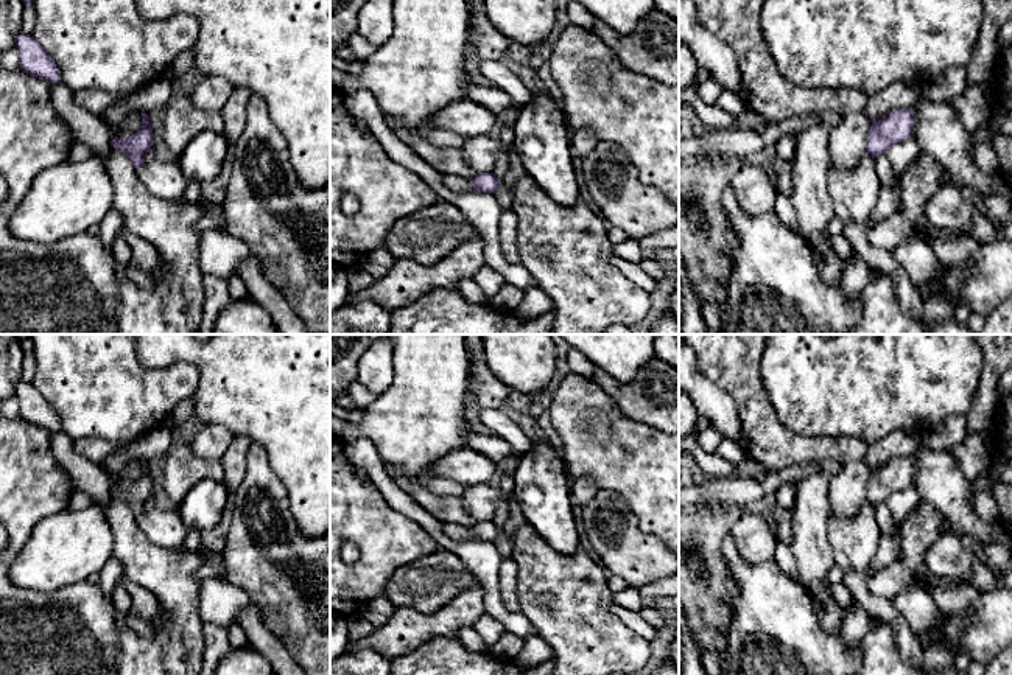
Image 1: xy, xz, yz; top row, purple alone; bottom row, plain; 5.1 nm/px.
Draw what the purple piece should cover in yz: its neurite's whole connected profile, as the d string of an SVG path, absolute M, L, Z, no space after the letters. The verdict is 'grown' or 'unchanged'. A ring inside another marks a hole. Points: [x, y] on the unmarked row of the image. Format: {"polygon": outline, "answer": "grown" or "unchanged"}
{"polygon": "M912 456L894 457L881 467L872 467L872 474L866 490L866 502L872 507L886 502L892 493L912 485L912 474Z", "answer": "unchanged"}

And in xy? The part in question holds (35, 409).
{"polygon": "M22 379L16 386L16 397L23 421L44 428L48 432L62 432L56 412L34 384Z", "answer": "unchanged"}

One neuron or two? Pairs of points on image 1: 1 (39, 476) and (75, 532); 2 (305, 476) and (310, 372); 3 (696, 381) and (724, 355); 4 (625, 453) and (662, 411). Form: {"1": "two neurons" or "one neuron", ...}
{"1": "two neurons", "2": "one neuron", "3": "two neurons", "4": "two neurons"}

